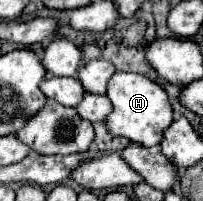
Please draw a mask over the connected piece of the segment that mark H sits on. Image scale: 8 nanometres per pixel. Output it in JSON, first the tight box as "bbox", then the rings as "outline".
{"bbox":[107,72,173,148],"outline":[[[117,72],[109,80],[107,98],[113,104],[113,112],[107,118],[107,128],[115,136],[125,136],[127,140],[141,144],[145,148],[157,146],[163,140],[163,132],[173,124],[173,108],[169,104],[167,92],[143,74]]]}

